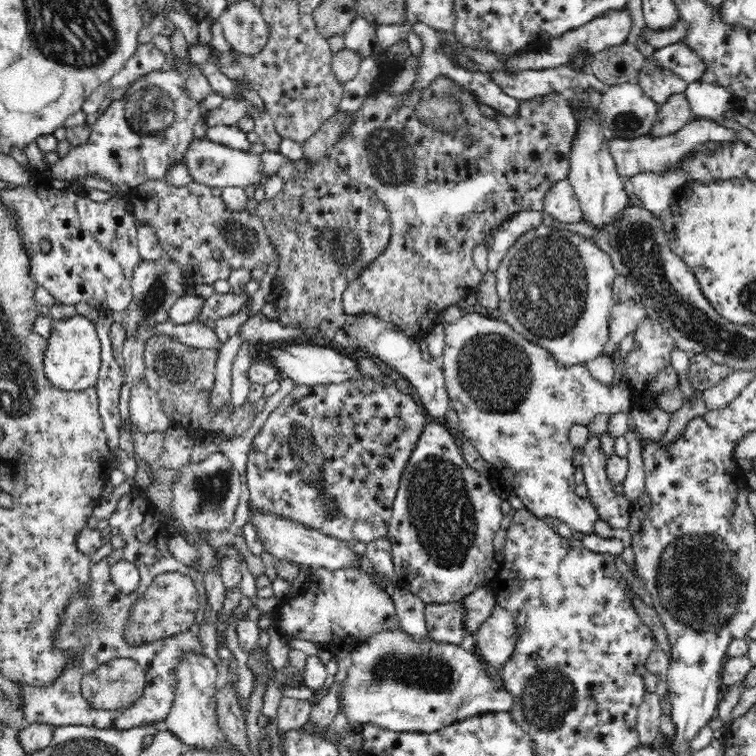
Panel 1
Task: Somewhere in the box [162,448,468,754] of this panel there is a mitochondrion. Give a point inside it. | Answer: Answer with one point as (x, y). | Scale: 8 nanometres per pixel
(438, 673)

